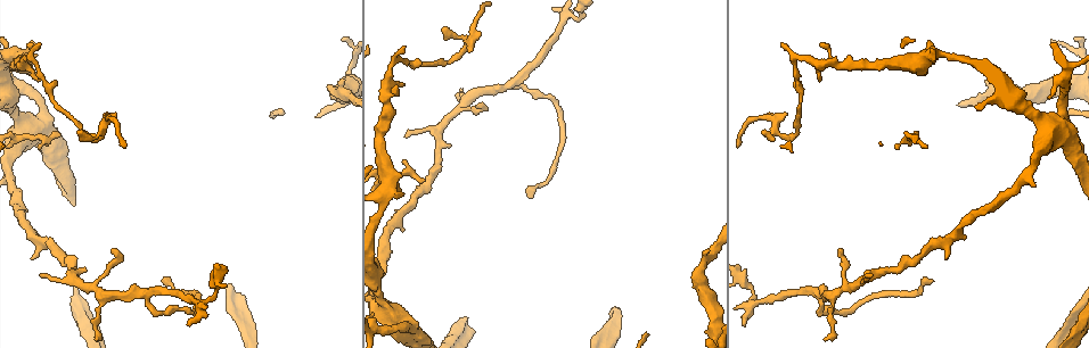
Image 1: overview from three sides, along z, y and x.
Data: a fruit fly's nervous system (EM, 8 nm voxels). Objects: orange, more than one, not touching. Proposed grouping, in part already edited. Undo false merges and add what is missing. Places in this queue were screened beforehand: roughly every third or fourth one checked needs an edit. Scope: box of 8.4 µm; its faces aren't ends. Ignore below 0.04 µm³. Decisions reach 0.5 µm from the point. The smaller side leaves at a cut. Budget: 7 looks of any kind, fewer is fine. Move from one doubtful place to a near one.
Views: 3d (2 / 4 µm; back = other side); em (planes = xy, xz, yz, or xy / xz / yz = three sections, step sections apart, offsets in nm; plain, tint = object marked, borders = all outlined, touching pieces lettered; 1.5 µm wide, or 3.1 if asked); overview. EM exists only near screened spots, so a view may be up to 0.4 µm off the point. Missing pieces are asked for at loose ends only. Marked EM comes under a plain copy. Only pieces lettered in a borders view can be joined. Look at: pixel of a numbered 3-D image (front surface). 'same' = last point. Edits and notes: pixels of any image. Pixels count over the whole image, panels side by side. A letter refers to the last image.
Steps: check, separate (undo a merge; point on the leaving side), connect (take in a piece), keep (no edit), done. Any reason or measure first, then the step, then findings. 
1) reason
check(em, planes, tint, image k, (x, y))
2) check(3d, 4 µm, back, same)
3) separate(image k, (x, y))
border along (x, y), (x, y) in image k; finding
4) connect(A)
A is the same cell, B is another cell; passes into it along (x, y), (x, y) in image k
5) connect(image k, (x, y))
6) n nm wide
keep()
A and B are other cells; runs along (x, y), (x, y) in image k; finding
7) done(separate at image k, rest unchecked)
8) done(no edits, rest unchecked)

an open end
check(em, planes, borders, image 1, (529, 198))

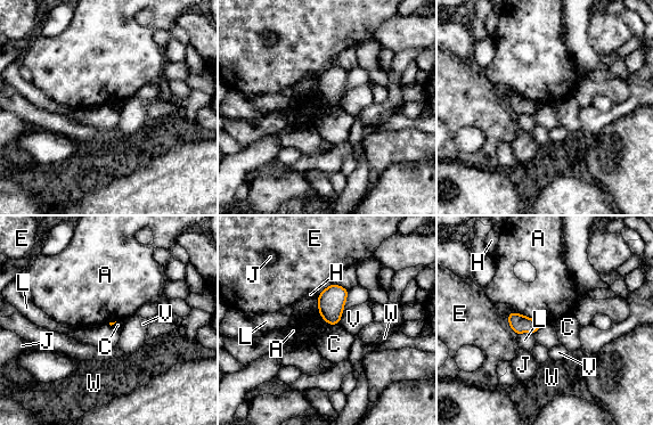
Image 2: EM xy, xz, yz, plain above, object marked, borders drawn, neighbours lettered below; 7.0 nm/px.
keep()
A, C, E, H, J, L, V and W are other cells; no lettered piece goes on from it

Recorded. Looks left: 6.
branch point
check(3d, 4 µm, image 1, (508, 86))

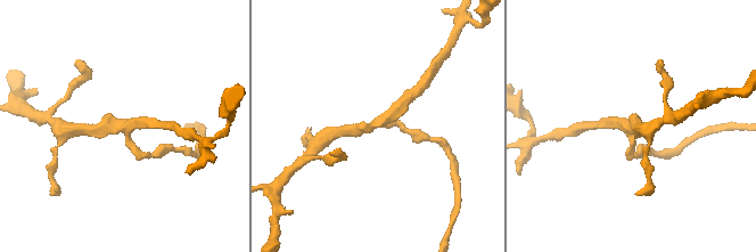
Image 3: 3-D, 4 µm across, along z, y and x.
now the EM
check(em, planes, borders, image 3, (631, 125))

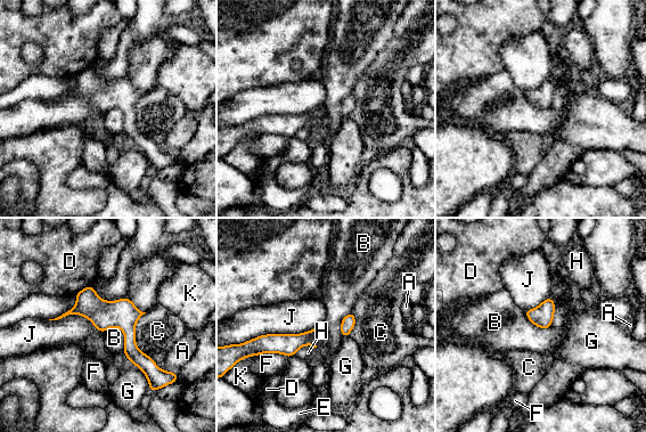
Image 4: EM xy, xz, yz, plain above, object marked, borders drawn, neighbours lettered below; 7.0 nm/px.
keep()
A, B, C, D, E, F, G, H, J and K are other cells; runs along (79, 295), (112, 314), (150, 365) in image 4; one cell here

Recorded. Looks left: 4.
check(em, xy, step 4, tint, image 1, (40, 43))

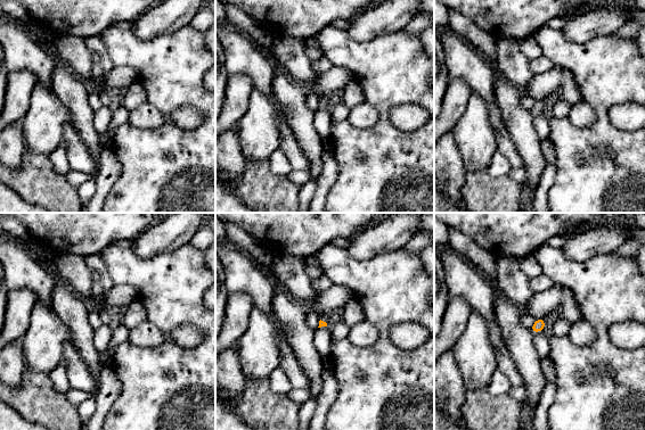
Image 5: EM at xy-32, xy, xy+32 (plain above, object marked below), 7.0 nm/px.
cut it another way
check(em, xz, step 8, borders, same)

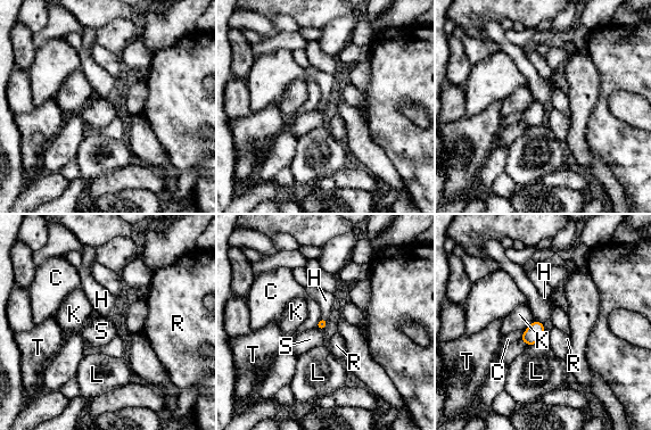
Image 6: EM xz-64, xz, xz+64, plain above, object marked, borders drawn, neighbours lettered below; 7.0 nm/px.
connect(image 6, (326, 300))
H is the same cell, C, K, L, R, S and T are other cells; passes into it along (321, 324), (323, 319), (326, 300) in image 6; it goes on there

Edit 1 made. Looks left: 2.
done(connect at image 6, rest unchecked)

